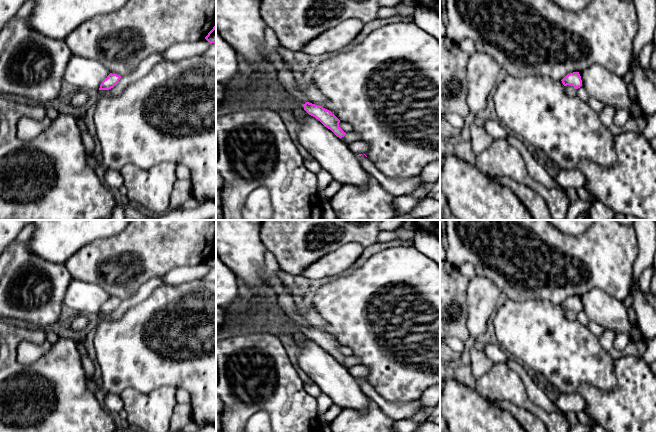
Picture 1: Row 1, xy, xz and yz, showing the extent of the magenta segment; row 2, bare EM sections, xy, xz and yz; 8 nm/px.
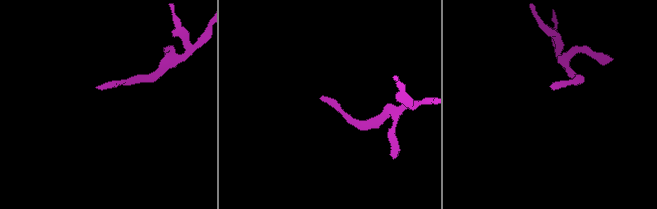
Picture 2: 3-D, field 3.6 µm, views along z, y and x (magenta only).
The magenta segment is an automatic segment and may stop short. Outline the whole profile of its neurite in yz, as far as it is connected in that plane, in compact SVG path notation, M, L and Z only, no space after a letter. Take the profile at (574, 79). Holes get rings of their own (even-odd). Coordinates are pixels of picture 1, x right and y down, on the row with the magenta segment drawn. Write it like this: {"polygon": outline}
{"polygon": "M573 72L568 74L561 81L564 86L571 85L576 89L582 86L582 80L579 72Z"}

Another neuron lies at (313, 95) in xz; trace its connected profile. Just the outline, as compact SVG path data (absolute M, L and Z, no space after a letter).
M308 83L308 88L306 90L303 90L304 94L306 96L307 102L323 106L326 104L327 99L322 94L322 92L318 89L318 87L313 83Z

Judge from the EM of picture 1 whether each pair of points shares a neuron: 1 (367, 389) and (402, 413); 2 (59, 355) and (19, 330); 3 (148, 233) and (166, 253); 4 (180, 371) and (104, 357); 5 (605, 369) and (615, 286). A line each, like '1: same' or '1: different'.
1: same
2: same
3: same
4: same
5: different

